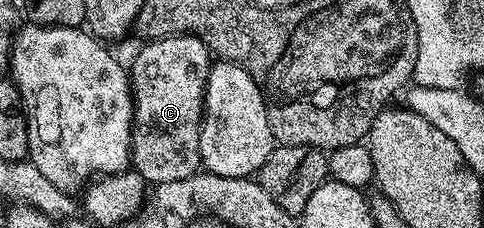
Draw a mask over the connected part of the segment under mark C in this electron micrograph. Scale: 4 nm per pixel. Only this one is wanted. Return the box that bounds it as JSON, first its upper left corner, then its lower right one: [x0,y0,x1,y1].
[129,33,213,186]

